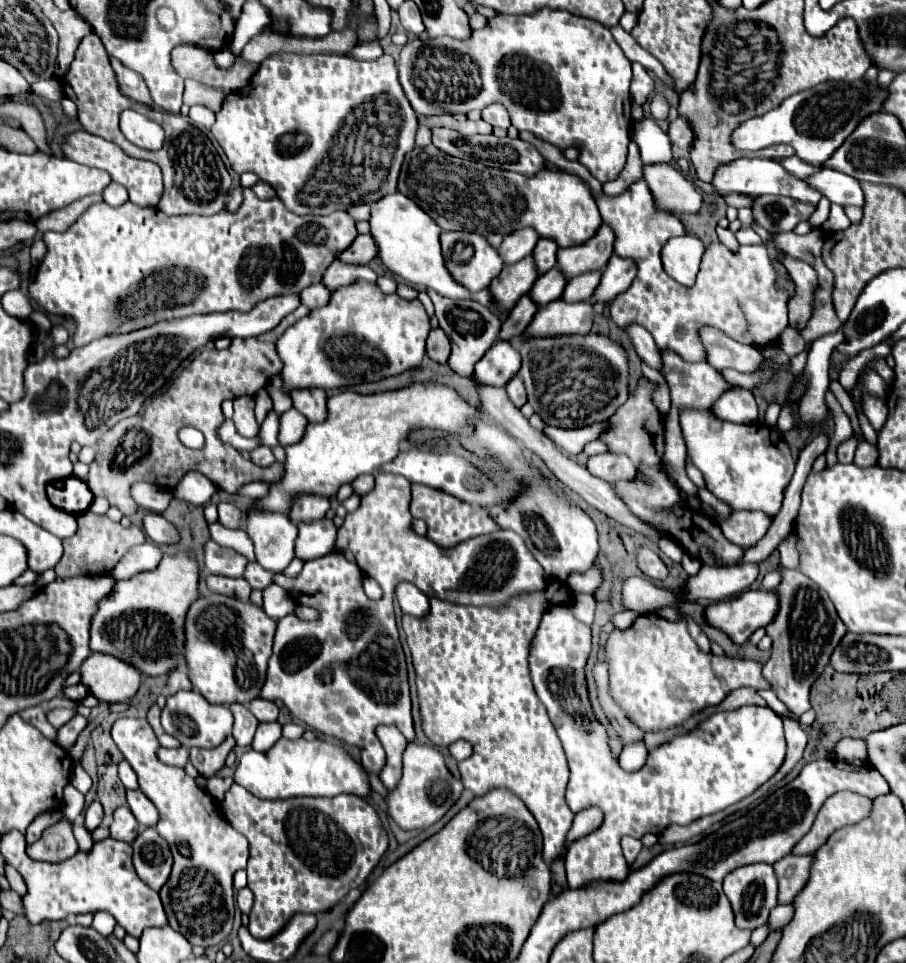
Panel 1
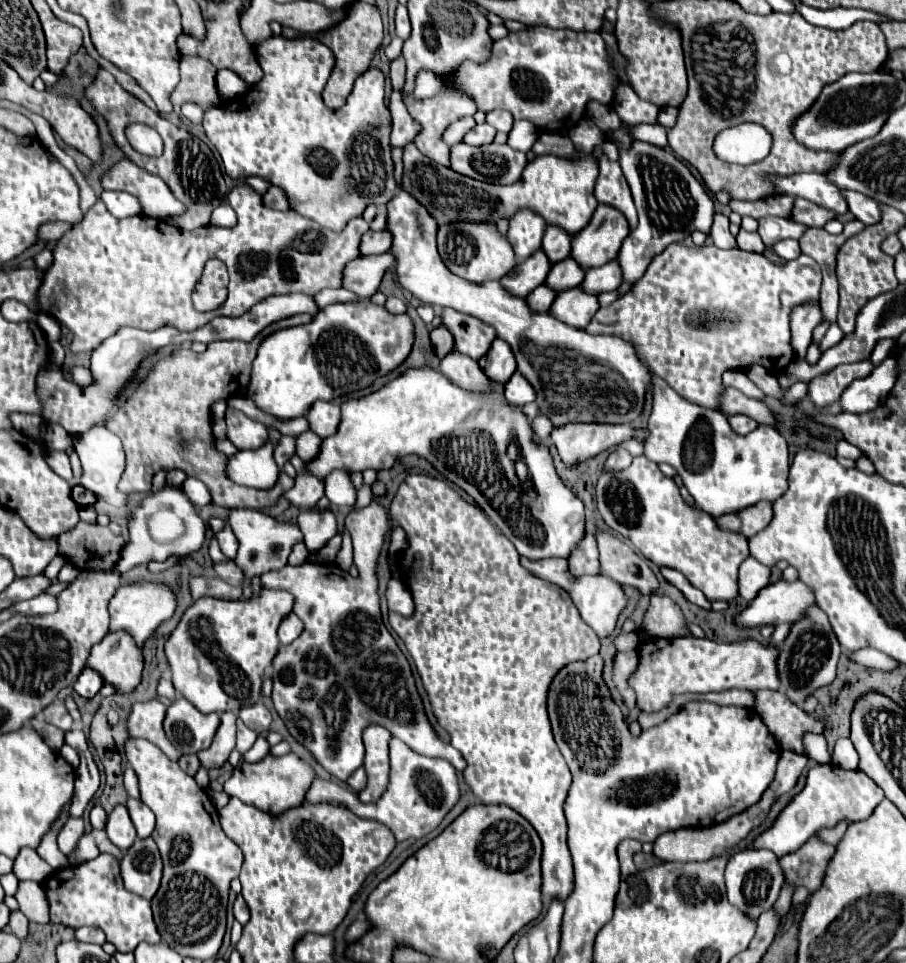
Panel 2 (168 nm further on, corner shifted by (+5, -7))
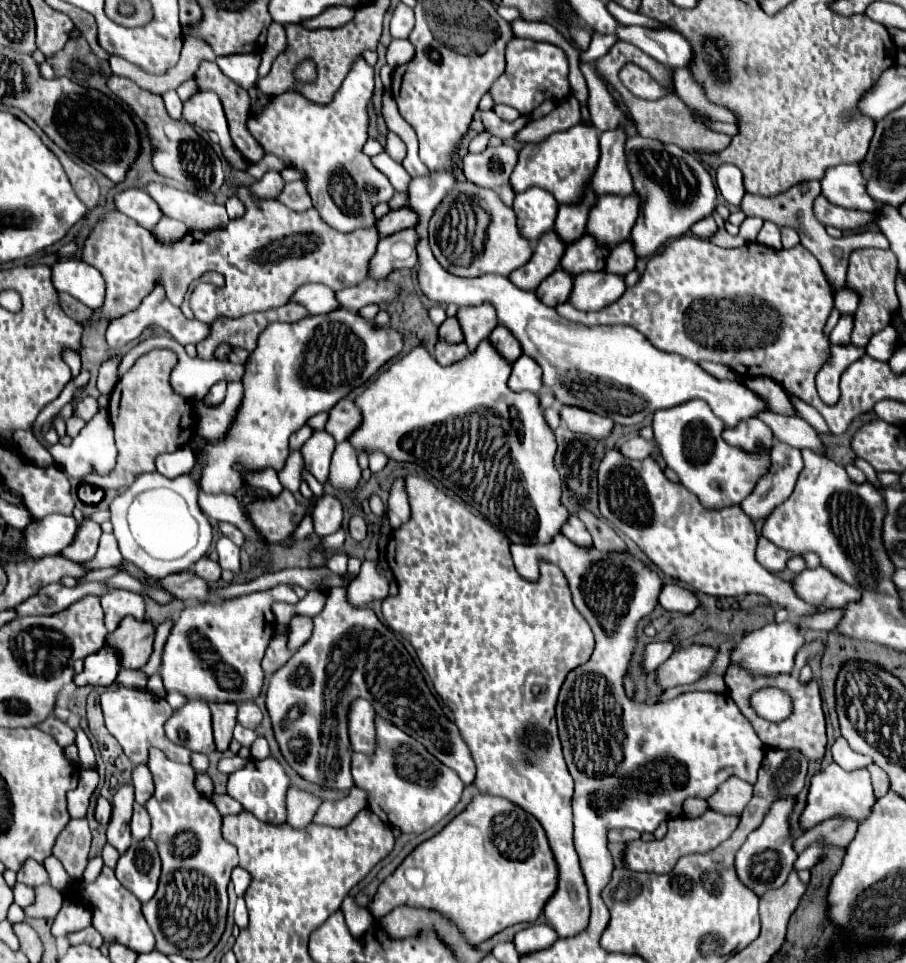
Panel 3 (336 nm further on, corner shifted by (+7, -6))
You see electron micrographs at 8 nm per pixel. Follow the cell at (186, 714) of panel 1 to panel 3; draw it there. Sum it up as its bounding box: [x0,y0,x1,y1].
[166,701,216,755]

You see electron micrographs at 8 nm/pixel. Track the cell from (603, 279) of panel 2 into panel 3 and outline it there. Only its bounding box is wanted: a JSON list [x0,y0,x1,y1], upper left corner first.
[606,239,636,273]

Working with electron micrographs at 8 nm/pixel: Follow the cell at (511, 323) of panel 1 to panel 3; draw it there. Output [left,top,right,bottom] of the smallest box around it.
[536,269,572,307]

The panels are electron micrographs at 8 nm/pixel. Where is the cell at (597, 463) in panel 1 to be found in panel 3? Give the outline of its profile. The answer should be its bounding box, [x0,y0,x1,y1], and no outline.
[620,437,658,459]

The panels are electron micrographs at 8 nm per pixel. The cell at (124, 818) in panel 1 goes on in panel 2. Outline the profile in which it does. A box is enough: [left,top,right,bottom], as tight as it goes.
[106,806,136,852]

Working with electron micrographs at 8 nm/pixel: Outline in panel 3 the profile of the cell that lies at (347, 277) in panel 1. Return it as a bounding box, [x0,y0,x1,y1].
[370,229,418,279]

